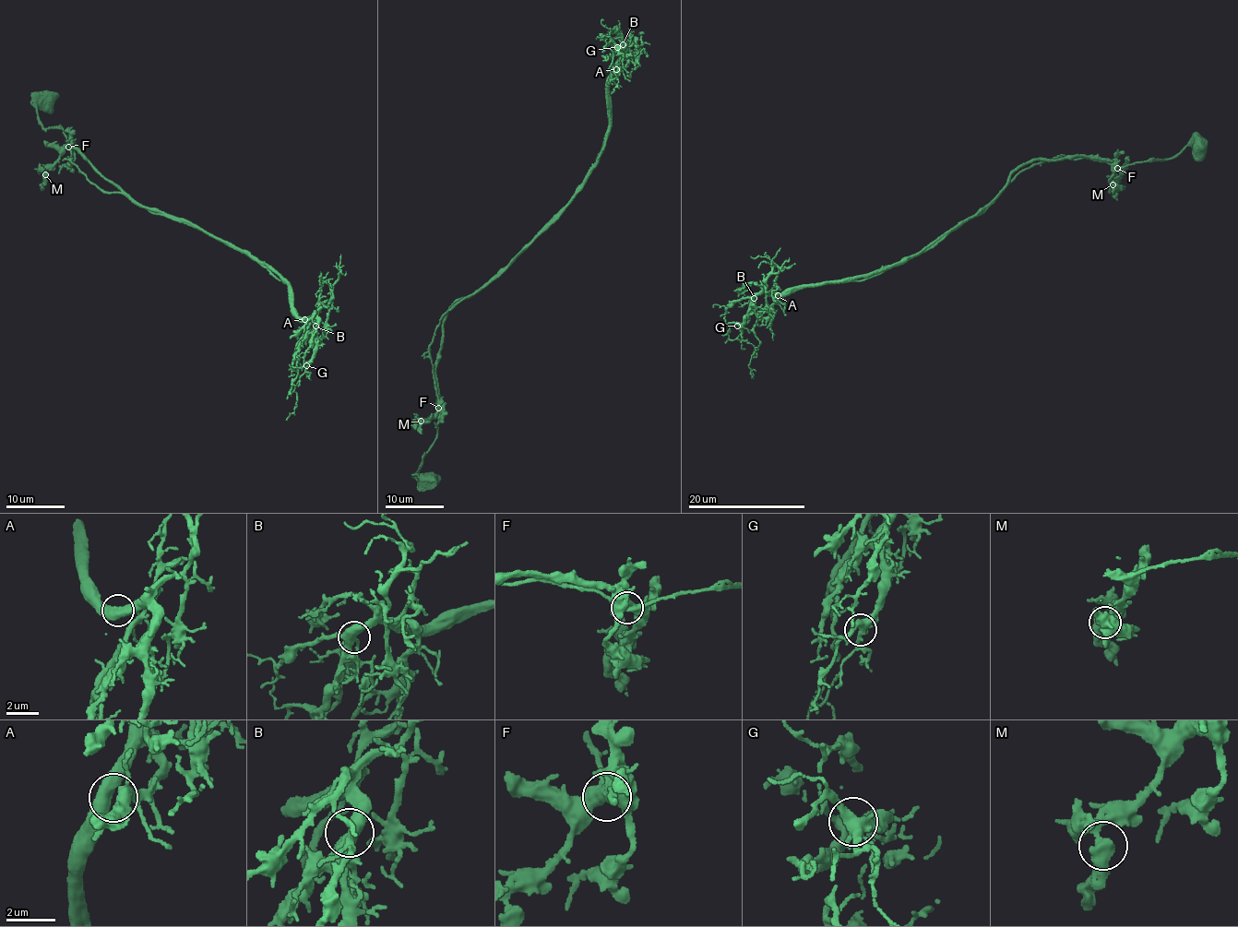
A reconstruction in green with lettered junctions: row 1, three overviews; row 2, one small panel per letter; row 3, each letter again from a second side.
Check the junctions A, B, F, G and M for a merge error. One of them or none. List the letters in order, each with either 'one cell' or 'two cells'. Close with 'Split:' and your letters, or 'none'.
A: one cell
B: one cell
F: one cell
G: one cell
M: one cell
Split: none

